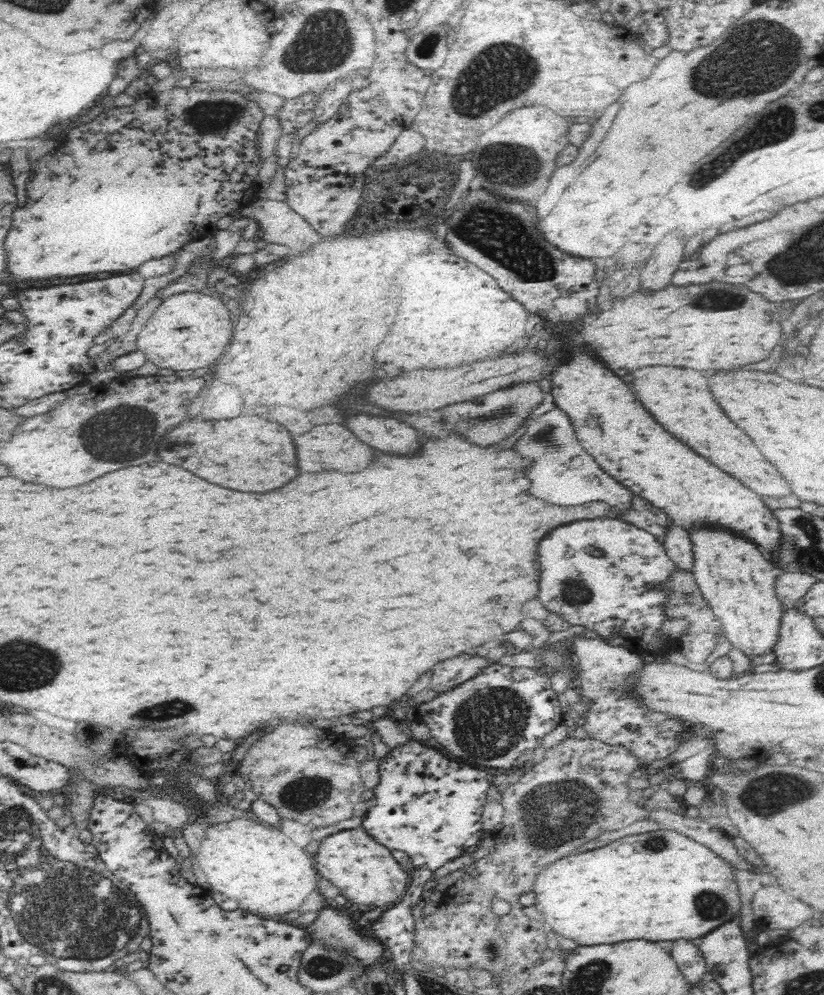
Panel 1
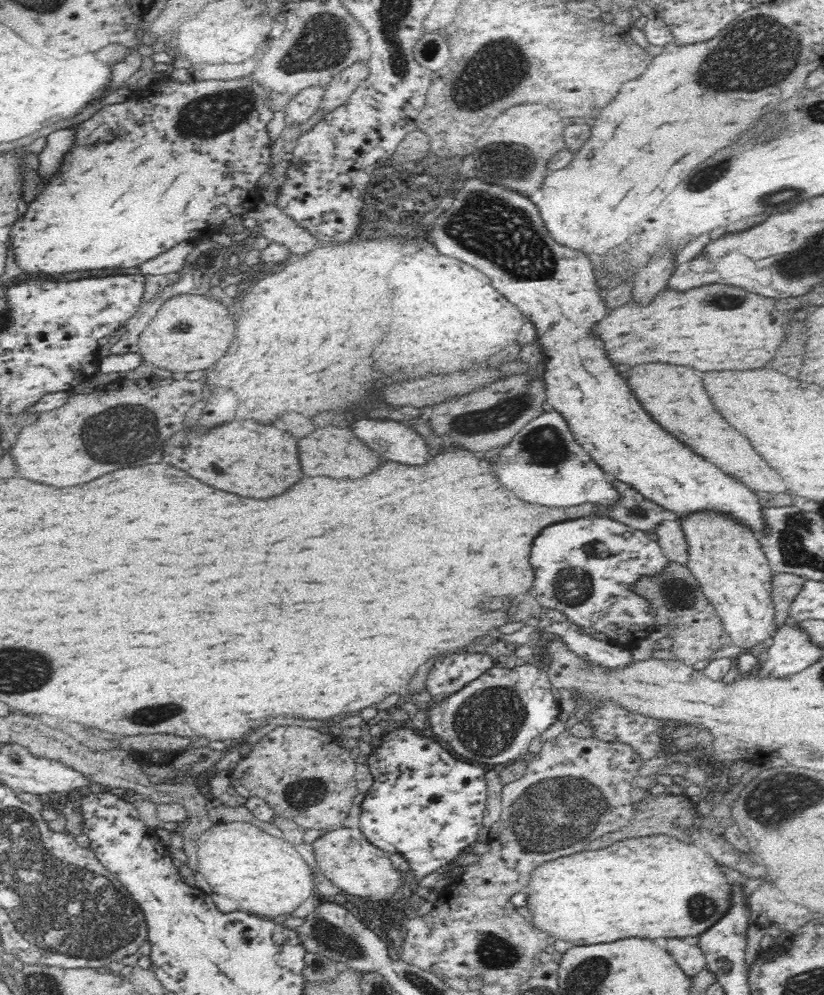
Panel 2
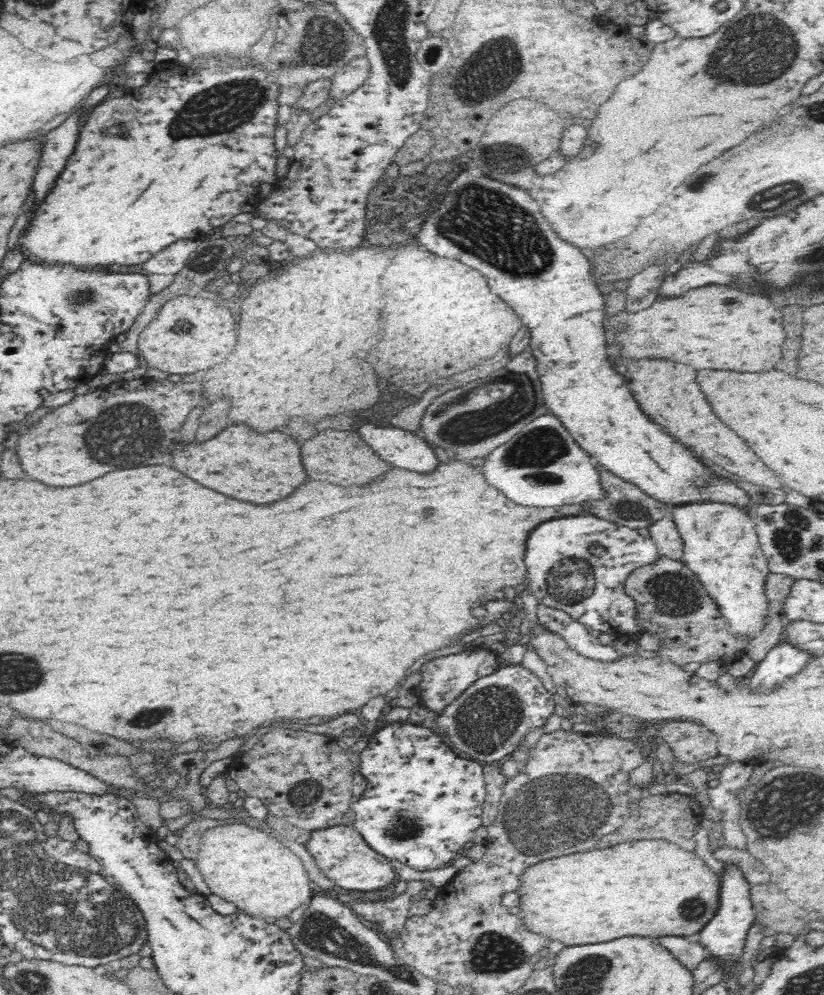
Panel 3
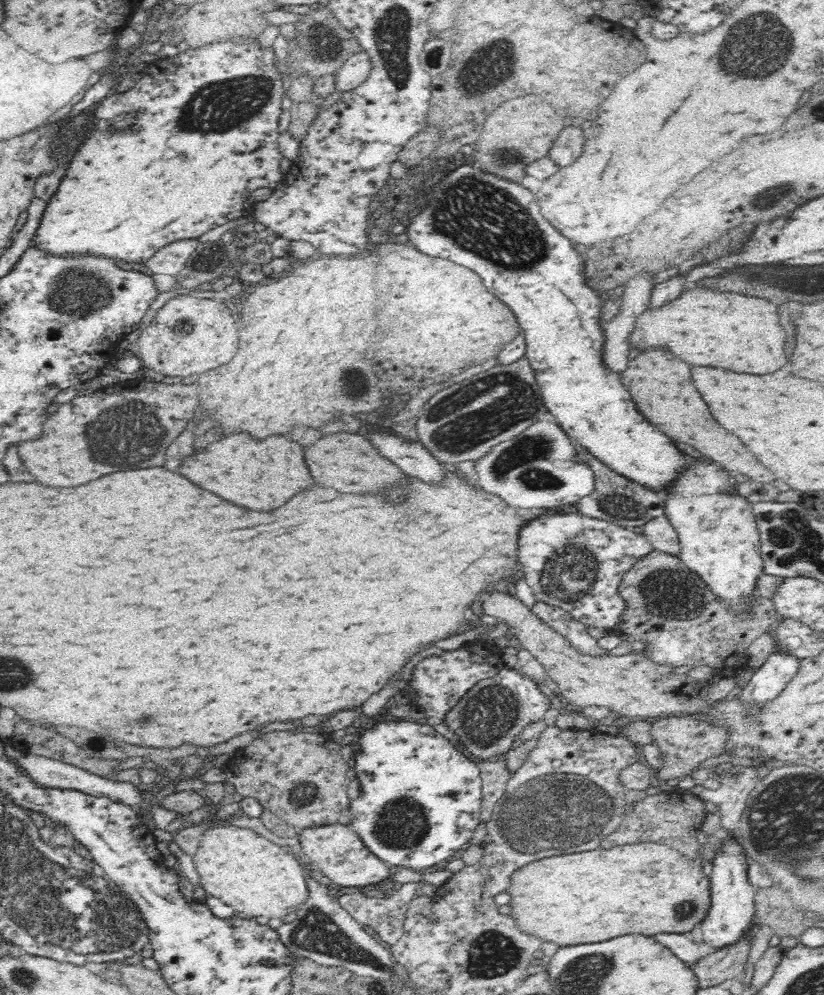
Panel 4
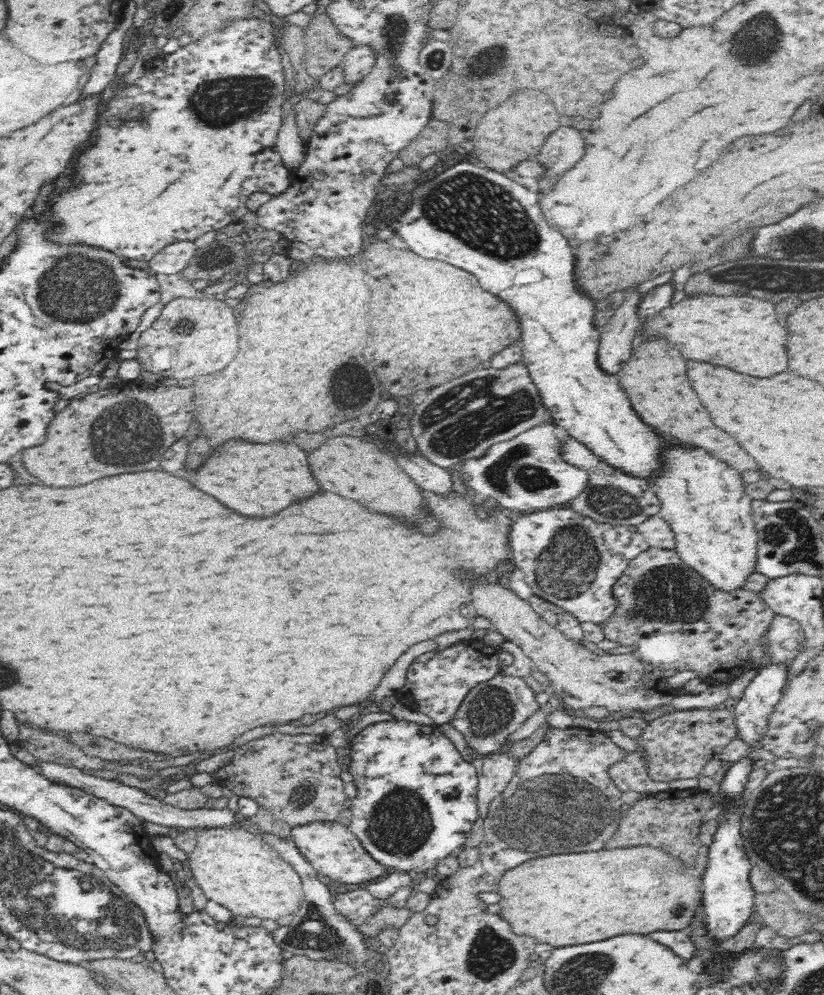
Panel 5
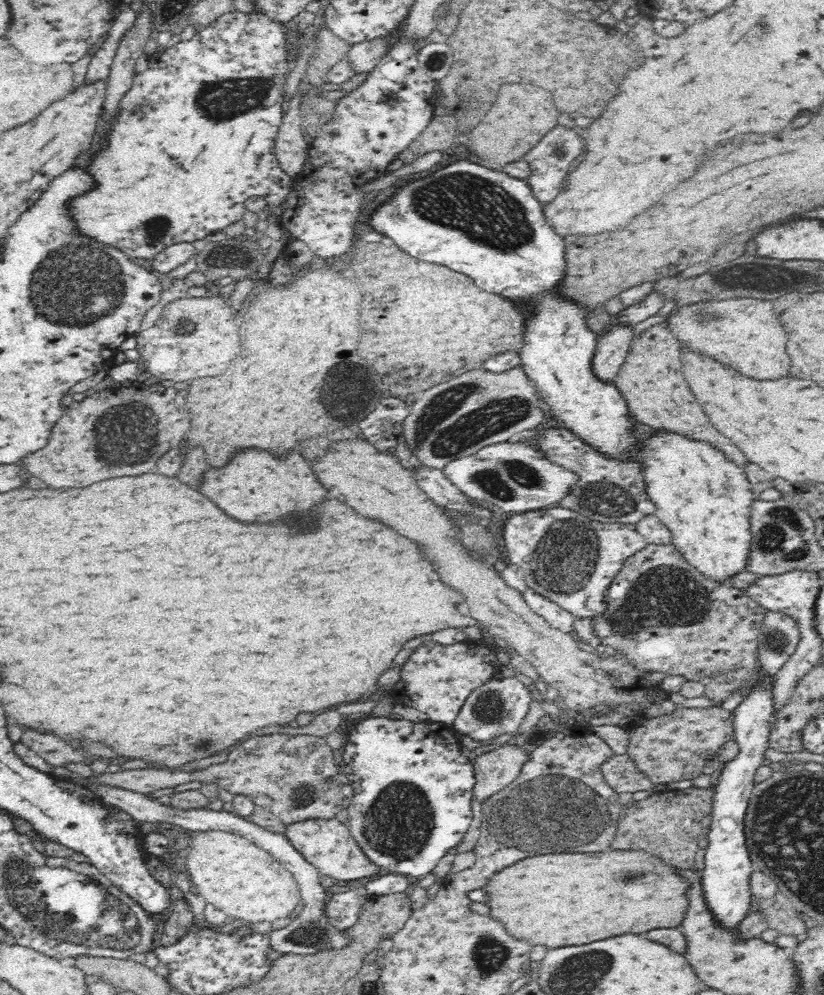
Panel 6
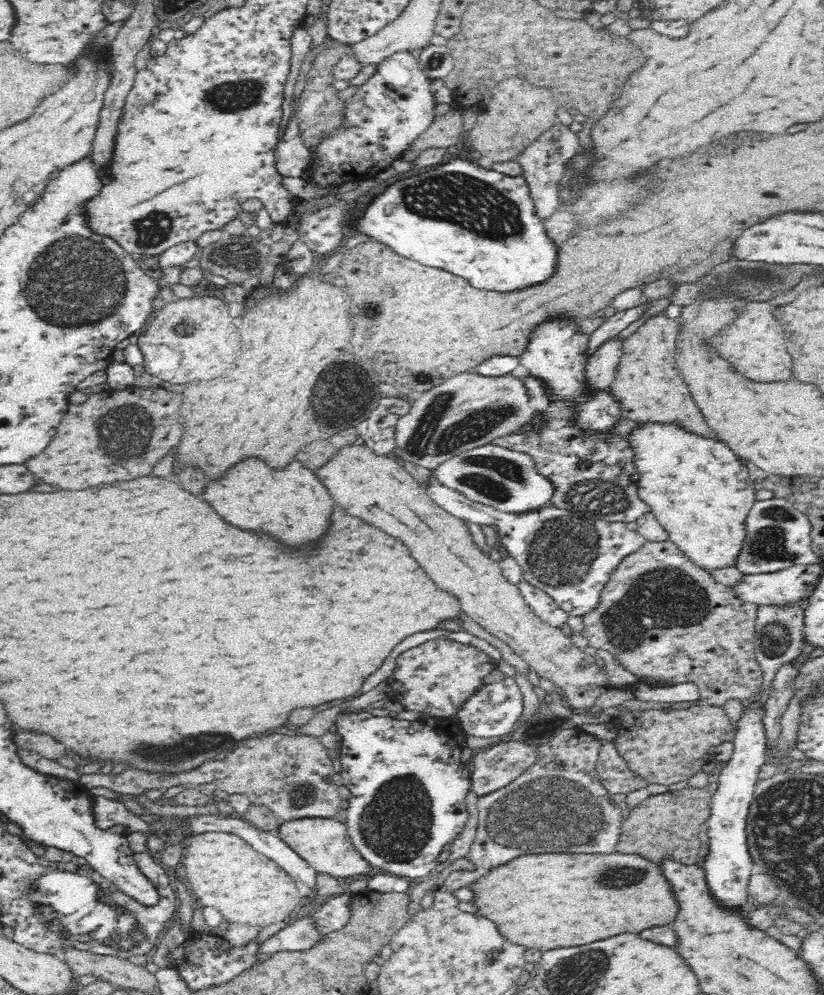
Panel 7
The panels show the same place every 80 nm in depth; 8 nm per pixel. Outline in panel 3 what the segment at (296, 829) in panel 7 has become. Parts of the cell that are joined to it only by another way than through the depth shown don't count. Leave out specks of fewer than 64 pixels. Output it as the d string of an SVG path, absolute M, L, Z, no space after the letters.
M339 825L311 833L310 840L306 842L307 850L314 860L315 868L330 879L333 885L349 891L356 890L356 894L363 897L365 892L388 888L398 878L392 860L370 847L353 826Z

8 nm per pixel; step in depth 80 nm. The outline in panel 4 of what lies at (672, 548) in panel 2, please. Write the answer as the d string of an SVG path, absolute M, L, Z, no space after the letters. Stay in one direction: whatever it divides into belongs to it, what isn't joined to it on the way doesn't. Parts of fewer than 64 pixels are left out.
M666 515L654 518L642 526L642 534L654 545L655 550L678 557L680 554L680 539L676 529Z

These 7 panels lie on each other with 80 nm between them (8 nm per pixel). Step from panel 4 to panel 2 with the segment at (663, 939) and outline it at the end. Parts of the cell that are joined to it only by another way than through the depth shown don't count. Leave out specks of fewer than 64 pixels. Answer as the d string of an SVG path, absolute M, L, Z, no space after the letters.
M691 937L682 938L682 940L666 940L666 950L672 954L676 964L684 970L686 976L693 978L707 969L707 960L702 949Z

